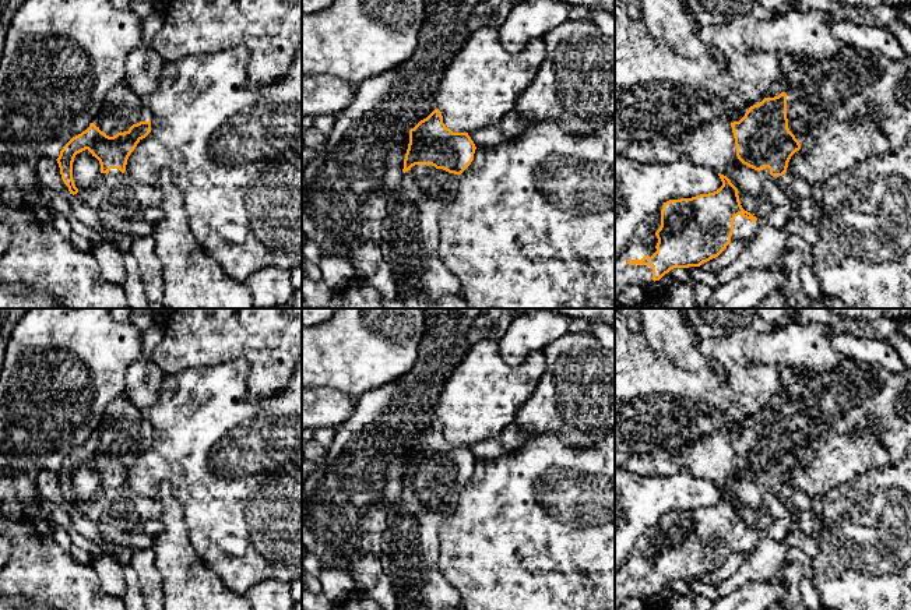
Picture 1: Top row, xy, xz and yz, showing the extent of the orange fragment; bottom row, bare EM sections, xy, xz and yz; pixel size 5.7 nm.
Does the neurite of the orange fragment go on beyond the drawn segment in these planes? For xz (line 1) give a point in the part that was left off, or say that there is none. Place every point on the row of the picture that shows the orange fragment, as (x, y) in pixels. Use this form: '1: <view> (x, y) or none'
1: xz (411, 247)

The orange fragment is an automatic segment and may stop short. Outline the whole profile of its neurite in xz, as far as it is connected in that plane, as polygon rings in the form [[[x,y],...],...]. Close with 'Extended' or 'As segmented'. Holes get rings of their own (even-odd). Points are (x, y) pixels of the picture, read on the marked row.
[[[435,109],[409,130],[400,198],[412,205],[414,216],[409,221],[387,219],[379,244],[393,268],[393,279],[397,286],[409,292],[421,292],[432,300],[444,295],[462,296],[458,278],[444,267],[439,257],[439,218],[442,211],[453,201],[461,173],[474,161],[475,149],[476,147],[468,133],[453,133],[446,127],[439,109]],[[415,165],[432,165],[437,170],[435,173],[414,173],[411,168]]]. Extended

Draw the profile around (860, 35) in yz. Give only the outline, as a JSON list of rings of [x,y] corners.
[[[827,18],[831,32],[847,46],[857,49],[870,49],[887,56],[891,60],[901,60],[907,56],[900,40],[889,28],[869,24],[854,24],[847,21],[833,21]]]

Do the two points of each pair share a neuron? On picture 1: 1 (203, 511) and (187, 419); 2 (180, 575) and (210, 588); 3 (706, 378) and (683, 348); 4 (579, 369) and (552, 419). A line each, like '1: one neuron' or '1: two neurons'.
1: one neuron
2: one neuron
3: two neurons
4: one neuron

